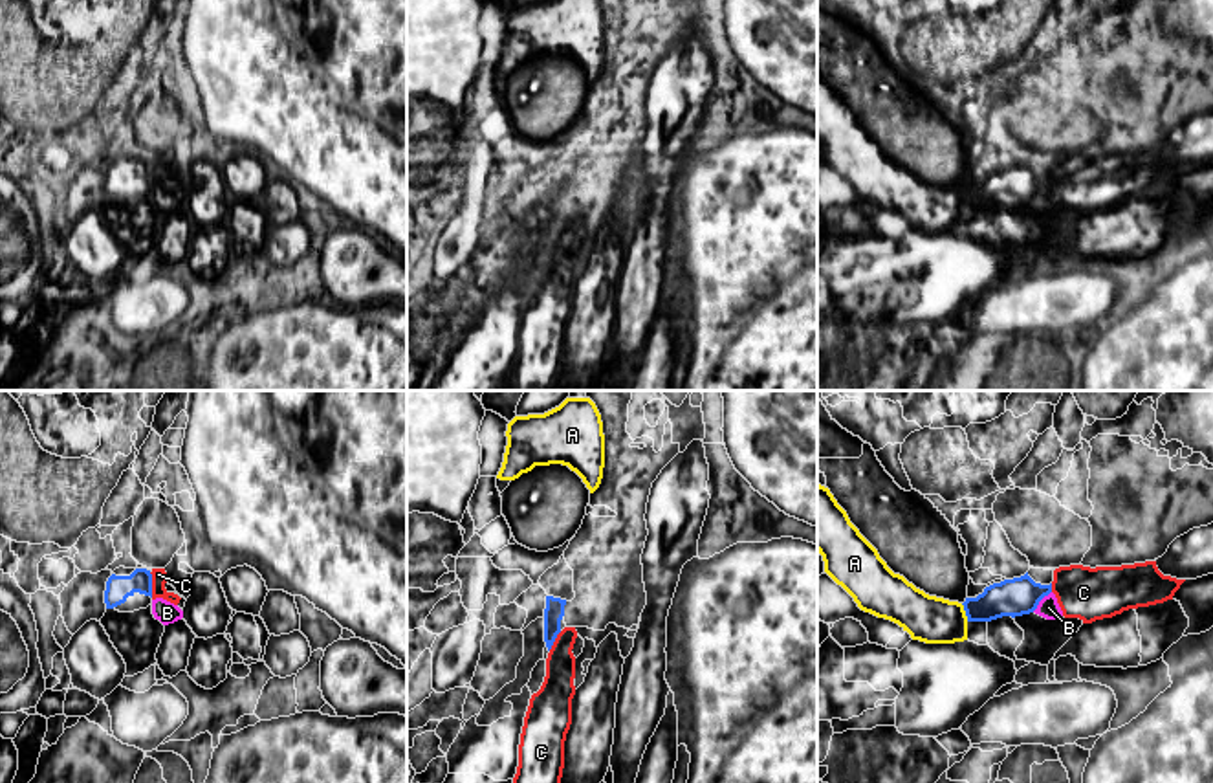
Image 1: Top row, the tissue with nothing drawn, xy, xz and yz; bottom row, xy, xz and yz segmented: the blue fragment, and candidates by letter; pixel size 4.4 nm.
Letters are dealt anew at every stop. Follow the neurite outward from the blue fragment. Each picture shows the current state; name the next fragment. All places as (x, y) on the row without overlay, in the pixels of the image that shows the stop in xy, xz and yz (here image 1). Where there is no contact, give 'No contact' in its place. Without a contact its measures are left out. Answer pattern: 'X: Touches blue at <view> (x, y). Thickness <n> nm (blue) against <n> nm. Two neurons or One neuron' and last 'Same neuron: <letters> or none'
A: Touches blue at yz (966, 202). Thickness 170 nm (blue) against 200 nm. Two neurons
B: Touches blue at yz (1039, 189). Thickness 170 nm (blue) against 90 nm. Two neurons
C: Touches blue at xy (151, 175). Thickness 110 nm (blue) against 60 nm. Two neurons
Same neuron: none

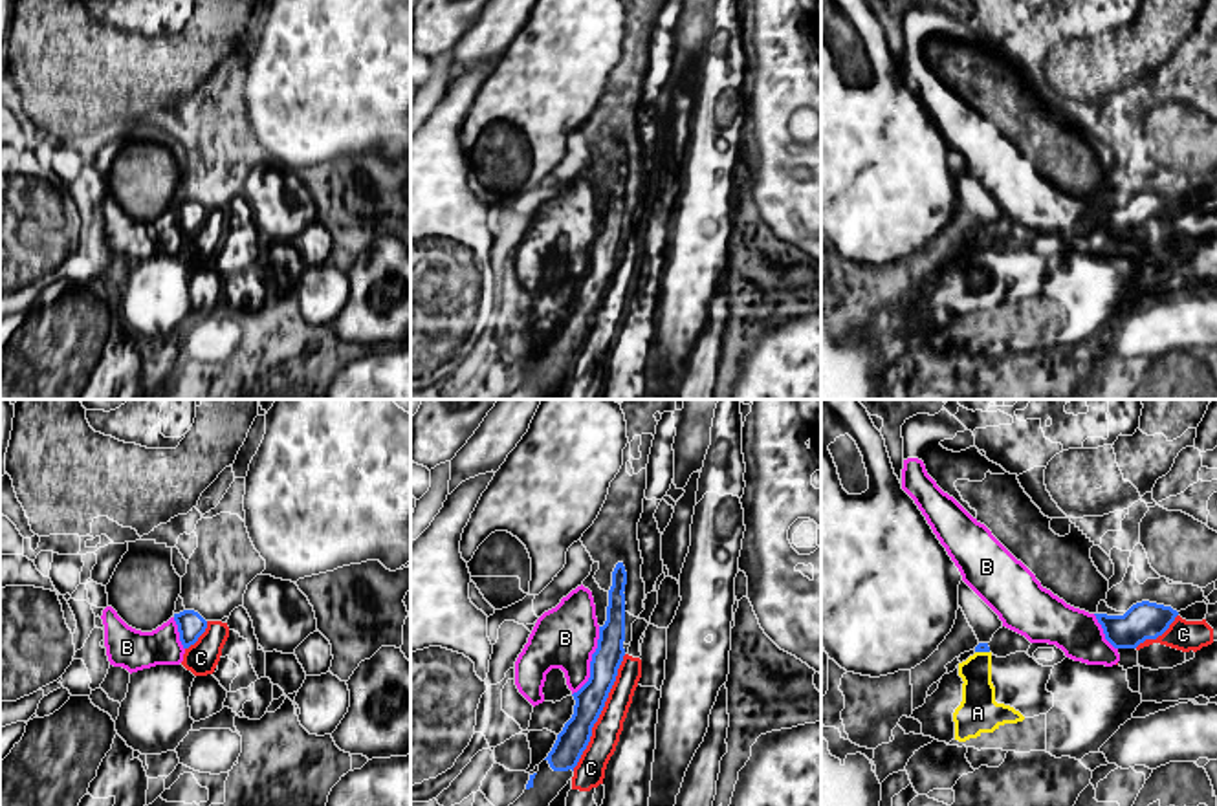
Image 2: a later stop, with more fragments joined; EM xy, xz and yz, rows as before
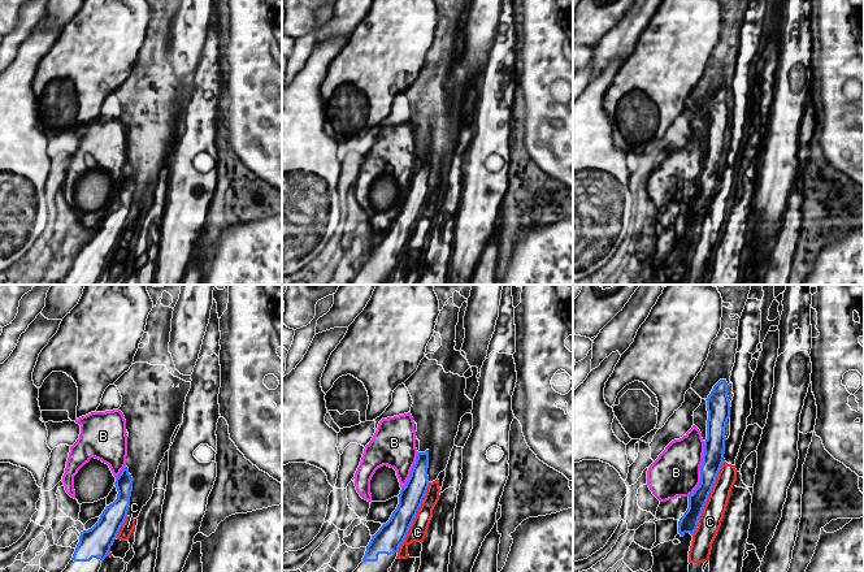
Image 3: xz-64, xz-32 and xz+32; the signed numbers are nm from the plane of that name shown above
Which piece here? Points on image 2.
A: Touches blue at yz (983, 240). Thickness 50 nm (blue) against 160 nm. Two neurons
B: Touches blue at xz (591, 251). Thickness 130 nm (blue) against 280 nm. Two neurons
C: Touches blue at xz (600, 303). Thickness 140 nm (blue) against 130 nm. Two neurons
Same neuron: none

